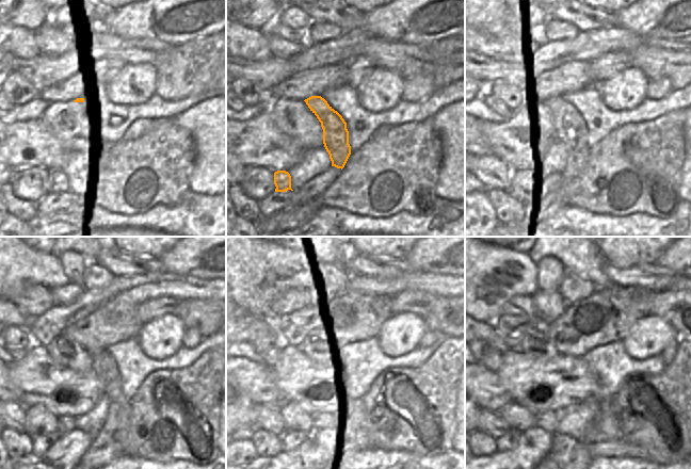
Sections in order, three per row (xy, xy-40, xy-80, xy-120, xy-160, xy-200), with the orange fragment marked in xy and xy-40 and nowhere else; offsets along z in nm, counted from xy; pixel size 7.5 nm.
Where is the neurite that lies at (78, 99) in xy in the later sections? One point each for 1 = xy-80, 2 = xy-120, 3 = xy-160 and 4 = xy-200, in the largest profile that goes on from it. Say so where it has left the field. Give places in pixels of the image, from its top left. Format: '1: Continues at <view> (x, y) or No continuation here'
1: Continues at xy-80 (571, 129)
2: Continues at xy-120 (103, 366)
3: Continues at xy-160 (341, 417)
4: Continues at xy-200 (574, 421).

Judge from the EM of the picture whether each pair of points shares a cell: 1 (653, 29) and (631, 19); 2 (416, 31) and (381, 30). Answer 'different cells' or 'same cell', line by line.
1: same cell
2: same cell

